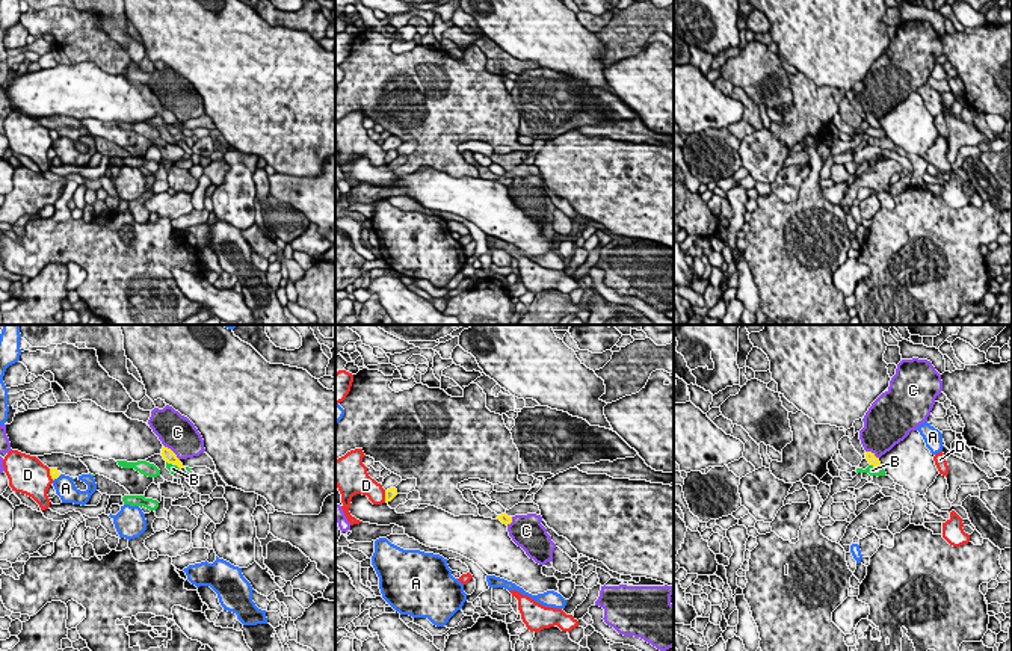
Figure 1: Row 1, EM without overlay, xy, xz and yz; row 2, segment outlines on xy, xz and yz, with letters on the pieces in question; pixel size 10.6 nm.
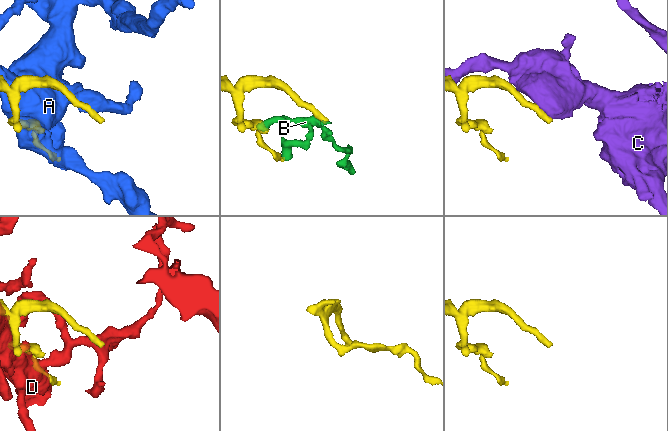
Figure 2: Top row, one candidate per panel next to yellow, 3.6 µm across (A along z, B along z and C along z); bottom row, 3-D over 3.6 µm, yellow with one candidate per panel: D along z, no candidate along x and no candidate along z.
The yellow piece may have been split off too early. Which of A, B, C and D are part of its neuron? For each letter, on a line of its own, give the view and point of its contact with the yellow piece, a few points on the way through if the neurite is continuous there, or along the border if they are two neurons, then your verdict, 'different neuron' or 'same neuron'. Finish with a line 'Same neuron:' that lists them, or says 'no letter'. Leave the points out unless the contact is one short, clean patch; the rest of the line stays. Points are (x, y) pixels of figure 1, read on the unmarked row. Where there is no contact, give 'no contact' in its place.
A: contact xy (56, 139); different neuron
B: contact yz (875, 127); border yz (870, 126), (879, 127); different neuron
C: contact xy (172, 114); border xy (163, 106), (178, 121); different neuron
D: contact xy (50, 136); different neuron
Same neuron: no letter

